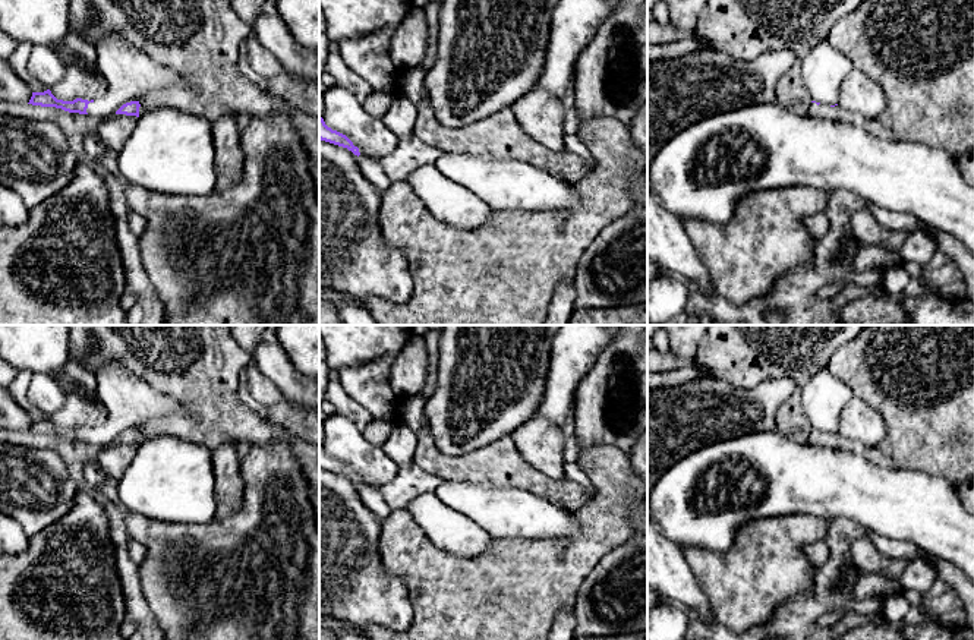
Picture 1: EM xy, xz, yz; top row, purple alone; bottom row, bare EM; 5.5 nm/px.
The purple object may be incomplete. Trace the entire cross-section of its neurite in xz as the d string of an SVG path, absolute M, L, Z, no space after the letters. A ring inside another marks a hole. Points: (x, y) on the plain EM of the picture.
M319 445L319 467L343 475L343 476L347 476L357 485L360 483L359 476L354 475L353 470L346 463L328 455L322 445Z

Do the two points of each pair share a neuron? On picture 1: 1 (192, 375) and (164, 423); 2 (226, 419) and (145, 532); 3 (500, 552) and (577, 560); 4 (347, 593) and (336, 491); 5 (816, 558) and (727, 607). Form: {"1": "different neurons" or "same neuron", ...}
{"1": "same neuron", "2": "different neurons", "3": "same neuron", "4": "same neuron", "5": "different neurons"}

